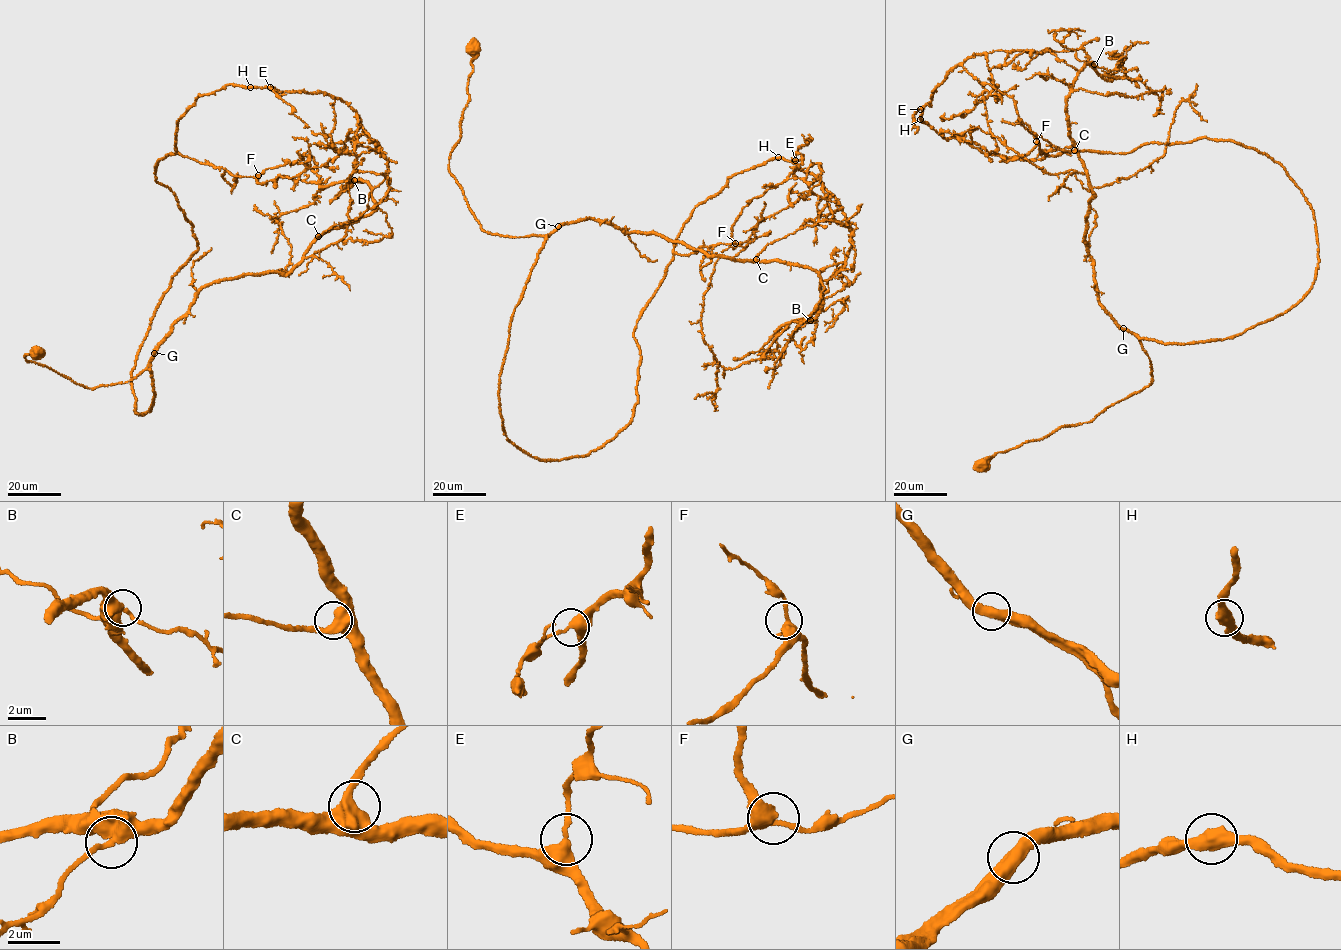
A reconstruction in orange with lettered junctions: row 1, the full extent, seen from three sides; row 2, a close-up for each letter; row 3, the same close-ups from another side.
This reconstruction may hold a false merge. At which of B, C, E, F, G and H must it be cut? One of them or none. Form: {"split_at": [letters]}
{"split_at": []}

